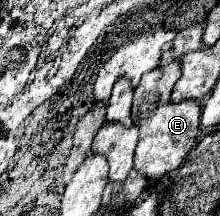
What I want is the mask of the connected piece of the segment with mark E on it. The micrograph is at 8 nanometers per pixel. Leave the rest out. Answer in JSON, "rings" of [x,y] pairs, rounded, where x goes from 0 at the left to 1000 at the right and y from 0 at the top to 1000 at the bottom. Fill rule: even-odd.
{"rings":[[[786,282],[750,310],[714,310],[659,338],[614,403],[605,449],[605,569],[632,588],[632,662],[614,690],[614,782],[668,829],[732,829],[750,801],[805,782],[859,699],[886,681],[905,634],[914,495],[895,468],[777,477],[777,421],[823,356],[823,292]]]}

